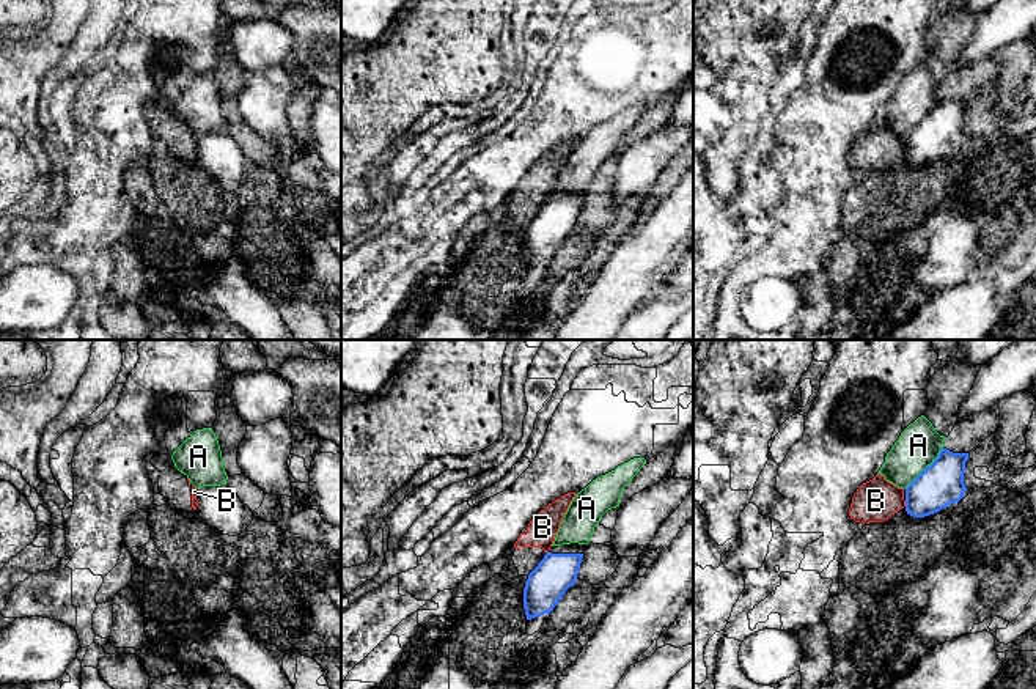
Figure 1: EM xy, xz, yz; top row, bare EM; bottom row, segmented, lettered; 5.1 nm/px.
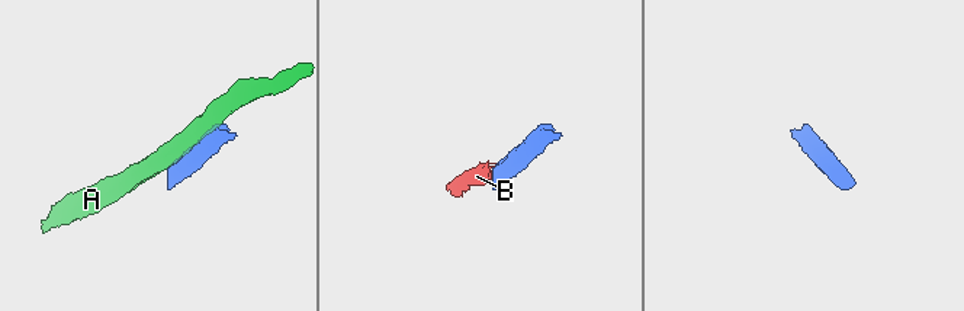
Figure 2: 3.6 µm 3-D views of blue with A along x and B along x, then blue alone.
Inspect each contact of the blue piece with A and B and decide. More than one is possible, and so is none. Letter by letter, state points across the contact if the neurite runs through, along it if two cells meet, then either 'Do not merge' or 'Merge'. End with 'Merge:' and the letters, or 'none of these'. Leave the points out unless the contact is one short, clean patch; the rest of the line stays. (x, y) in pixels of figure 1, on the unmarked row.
A: Do not merge
B: Boundary: yz (904, 148), (906, 153). Do not merge
Merge: none of these

